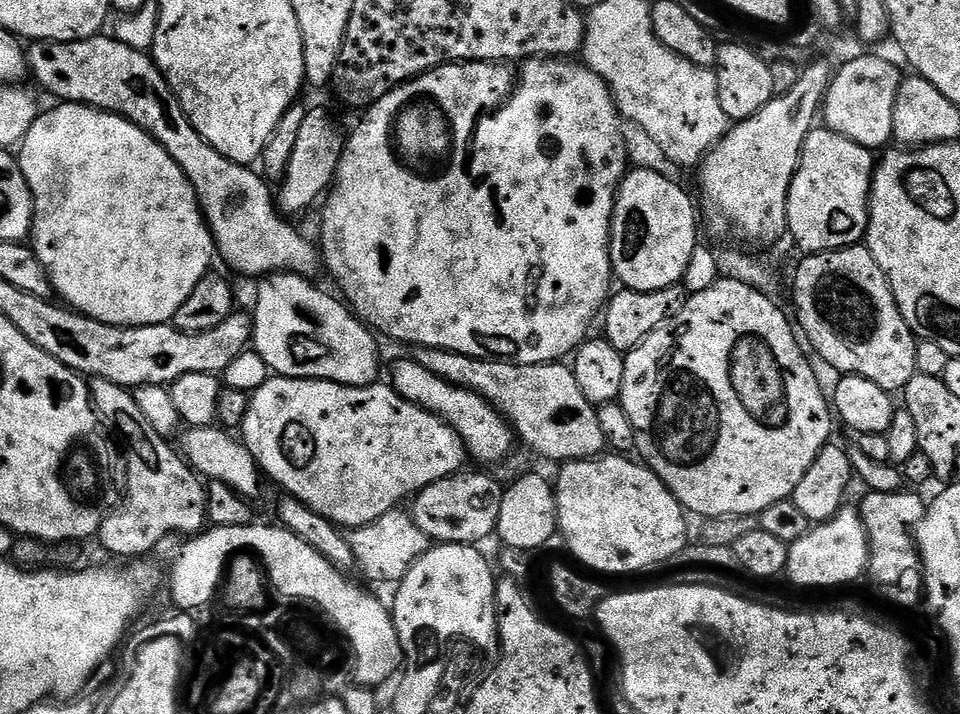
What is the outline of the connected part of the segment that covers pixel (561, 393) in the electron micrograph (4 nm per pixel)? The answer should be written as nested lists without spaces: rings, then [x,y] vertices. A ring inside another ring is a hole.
[[[417,347],[411,349],[410,359],[418,366],[422,366],[422,370],[438,374],[438,378],[442,378],[447,384],[468,388],[492,404],[512,425],[513,433],[518,437],[519,443],[521,440],[530,451],[537,452],[544,460],[560,460],[559,462],[594,460],[608,448],[606,434],[602,426],[598,426],[597,405],[592,404],[586,398],[586,394],[582,394],[576,375],[567,363],[513,364],[502,360],[475,360],[472,356],[463,356],[450,350]]]

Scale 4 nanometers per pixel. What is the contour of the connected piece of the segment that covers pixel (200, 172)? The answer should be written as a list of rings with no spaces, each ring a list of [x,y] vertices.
[[[101,34],[69,44],[59,44],[57,40],[32,42],[26,53],[31,79],[53,92],[57,101],[87,104],[101,112],[125,116],[164,147],[166,154],[182,166],[190,186],[194,186],[219,259],[224,259],[234,271],[255,278],[277,272],[312,278],[316,271],[321,271],[322,257],[317,245],[313,241],[311,244],[294,225],[280,220],[284,218],[263,175],[226,159],[200,137],[147,51],[132,49],[111,35]]]

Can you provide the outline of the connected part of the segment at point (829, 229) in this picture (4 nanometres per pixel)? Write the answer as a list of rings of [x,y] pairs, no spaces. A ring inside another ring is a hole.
[[[826,126],[813,127],[800,151],[800,164],[796,167],[788,191],[788,232],[796,239],[801,253],[837,252],[839,248],[859,245],[865,239],[874,175],[872,156],[869,149],[858,146],[858,142],[832,132]]]

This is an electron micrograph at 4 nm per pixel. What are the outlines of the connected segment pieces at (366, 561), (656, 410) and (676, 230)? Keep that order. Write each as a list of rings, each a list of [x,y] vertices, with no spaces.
[[[393,510],[382,514],[382,518],[355,529],[348,536],[355,567],[357,569],[360,567],[376,584],[395,585],[403,580],[412,563],[430,547],[427,534],[418,530],[418,526],[407,511],[400,511]]]
[[[720,278],[709,289],[689,295],[683,310],[673,320],[666,322],[658,330],[654,330],[654,334],[647,336],[624,358],[622,390],[618,402],[626,410],[636,431],[636,452],[639,459],[652,469],[652,473],[672,491],[676,501],[693,517],[694,515],[700,516],[699,518],[710,516],[759,517],[760,512],[766,510],[766,506],[774,506],[774,502],[782,502],[792,497],[798,482],[806,478],[806,470],[810,470],[814,458],[818,458],[820,451],[833,439],[834,412],[830,407],[830,400],[824,397],[819,389],[818,381],[811,370],[811,362],[794,331],[794,324],[789,313],[787,316],[766,295],[768,294],[759,288]]]
[[[633,167],[624,173],[612,211],[611,249],[615,279],[629,292],[666,290],[684,279],[698,239],[696,208],[680,187],[653,170]]]

